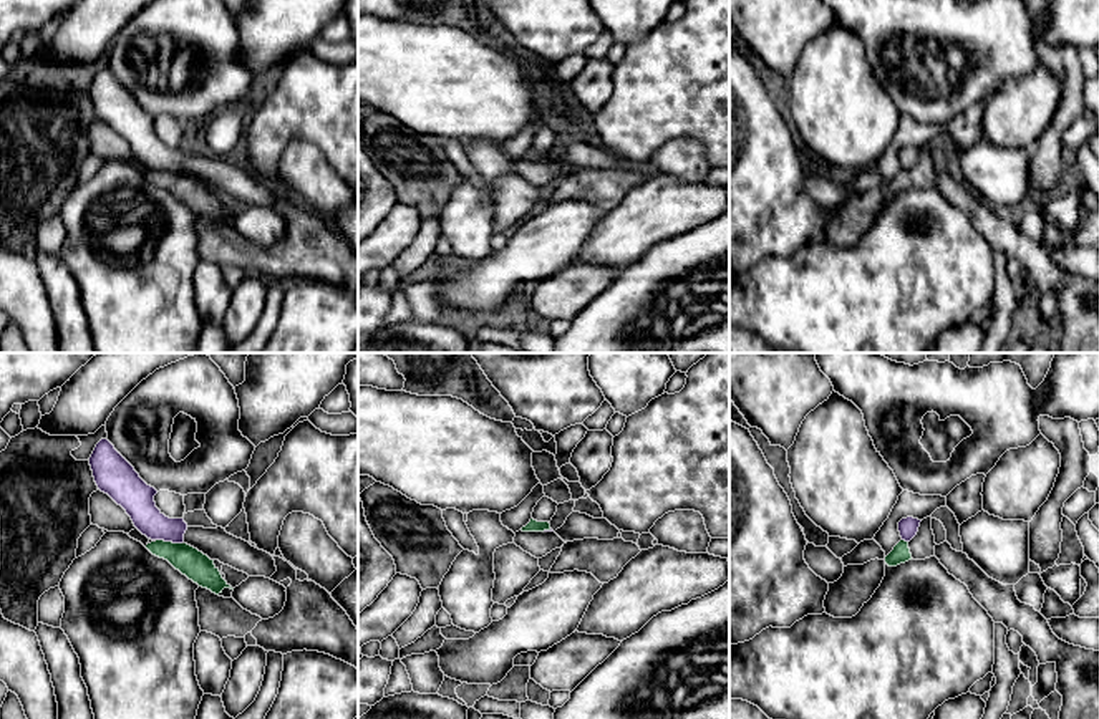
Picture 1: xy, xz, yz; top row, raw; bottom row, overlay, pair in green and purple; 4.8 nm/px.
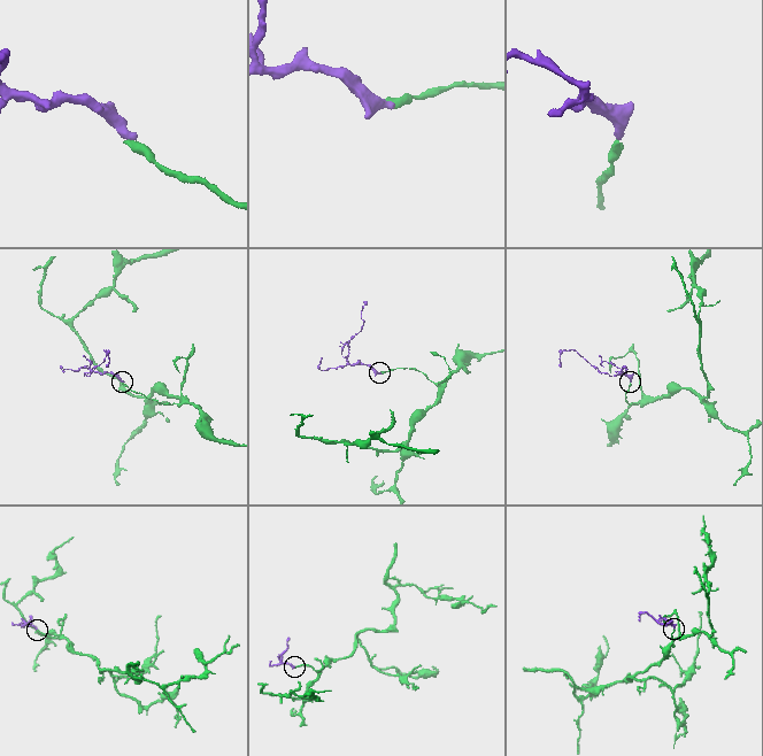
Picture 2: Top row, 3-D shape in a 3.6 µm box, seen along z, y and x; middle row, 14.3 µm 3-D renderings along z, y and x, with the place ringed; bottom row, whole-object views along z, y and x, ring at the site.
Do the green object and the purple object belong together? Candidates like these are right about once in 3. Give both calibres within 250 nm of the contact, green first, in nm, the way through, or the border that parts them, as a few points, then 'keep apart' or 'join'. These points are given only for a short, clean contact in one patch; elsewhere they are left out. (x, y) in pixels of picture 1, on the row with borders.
140/150 nm | along xy (156, 539), (181, 544) | keep apart

